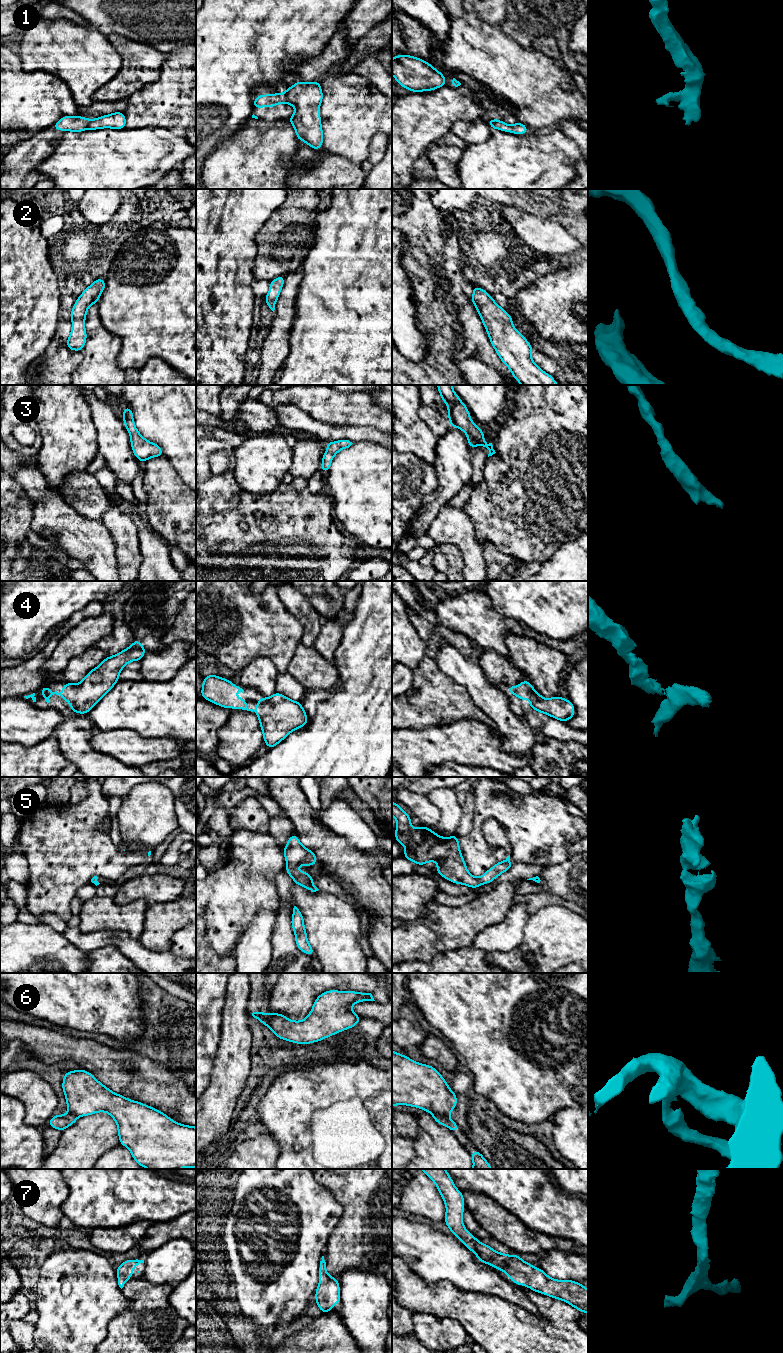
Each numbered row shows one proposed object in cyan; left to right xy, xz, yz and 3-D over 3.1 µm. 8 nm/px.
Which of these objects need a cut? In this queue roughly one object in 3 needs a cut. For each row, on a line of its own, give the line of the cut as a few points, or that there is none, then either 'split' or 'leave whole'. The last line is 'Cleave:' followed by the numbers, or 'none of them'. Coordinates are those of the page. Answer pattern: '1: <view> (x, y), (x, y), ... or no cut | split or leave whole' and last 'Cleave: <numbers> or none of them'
1: xz (285, 91), (286, 102) | split
2: no cut | leave whole
3: no cut | leave whole
4: no cut | leave whole
5: no cut | leave whole
6: yz (432, 1113), (448, 1117) | split
7: no cut | leave whole
Cleave: 1, 6

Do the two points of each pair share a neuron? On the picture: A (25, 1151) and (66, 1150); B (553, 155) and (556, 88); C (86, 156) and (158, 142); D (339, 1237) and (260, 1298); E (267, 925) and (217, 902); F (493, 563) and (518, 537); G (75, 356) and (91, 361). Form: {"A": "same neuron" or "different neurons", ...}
{"A": "different neurons", "B": "different neurons", "C": "same neuron", "D": "different neurons", "E": "different neurons", "F": "different neurons", "G": "different neurons"}

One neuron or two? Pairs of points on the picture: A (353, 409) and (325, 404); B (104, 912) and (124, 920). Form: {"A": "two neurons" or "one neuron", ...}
{"A": "one neuron", "B": "one neuron"}

